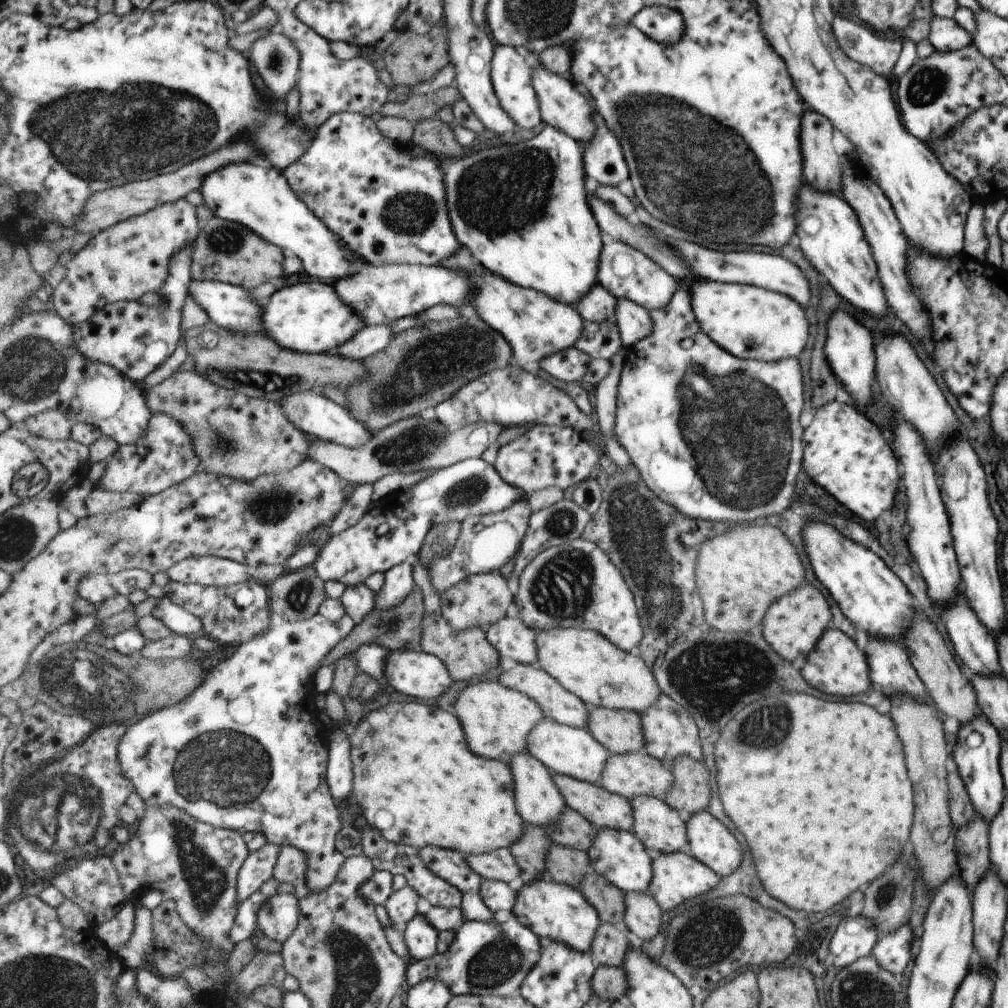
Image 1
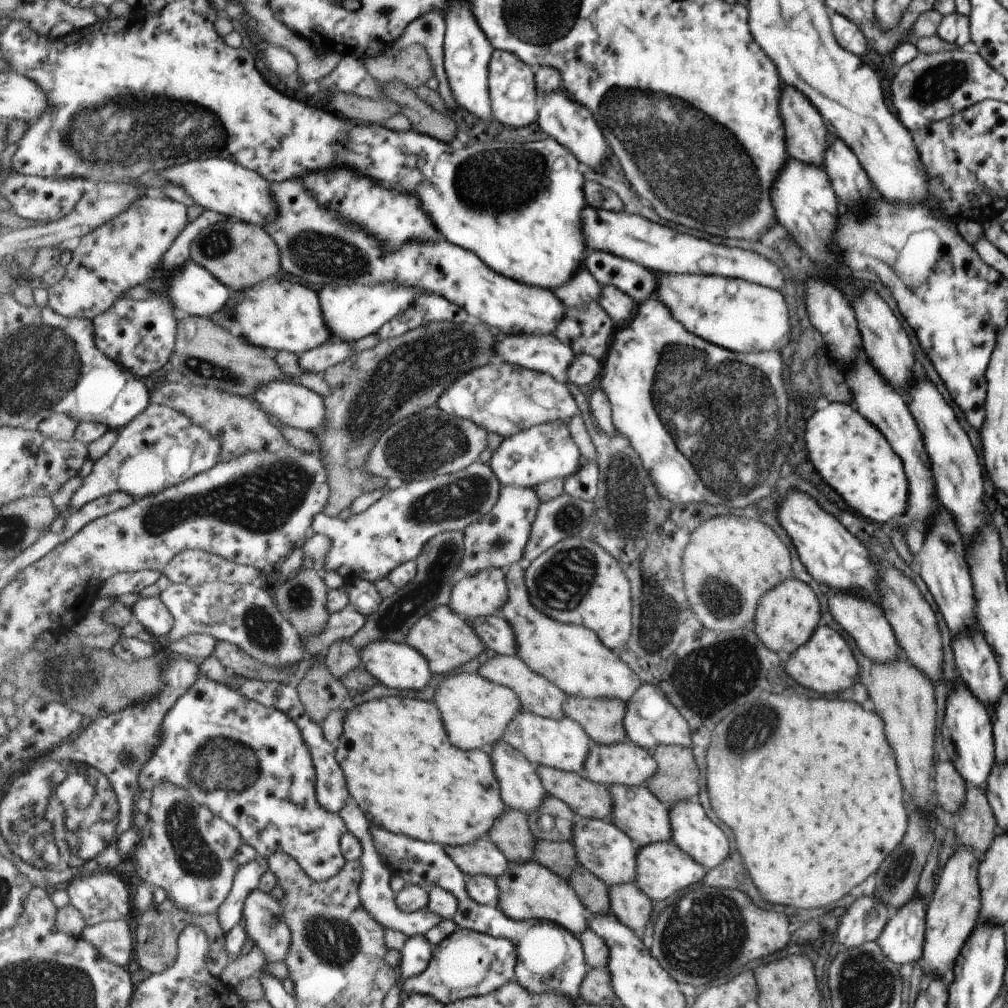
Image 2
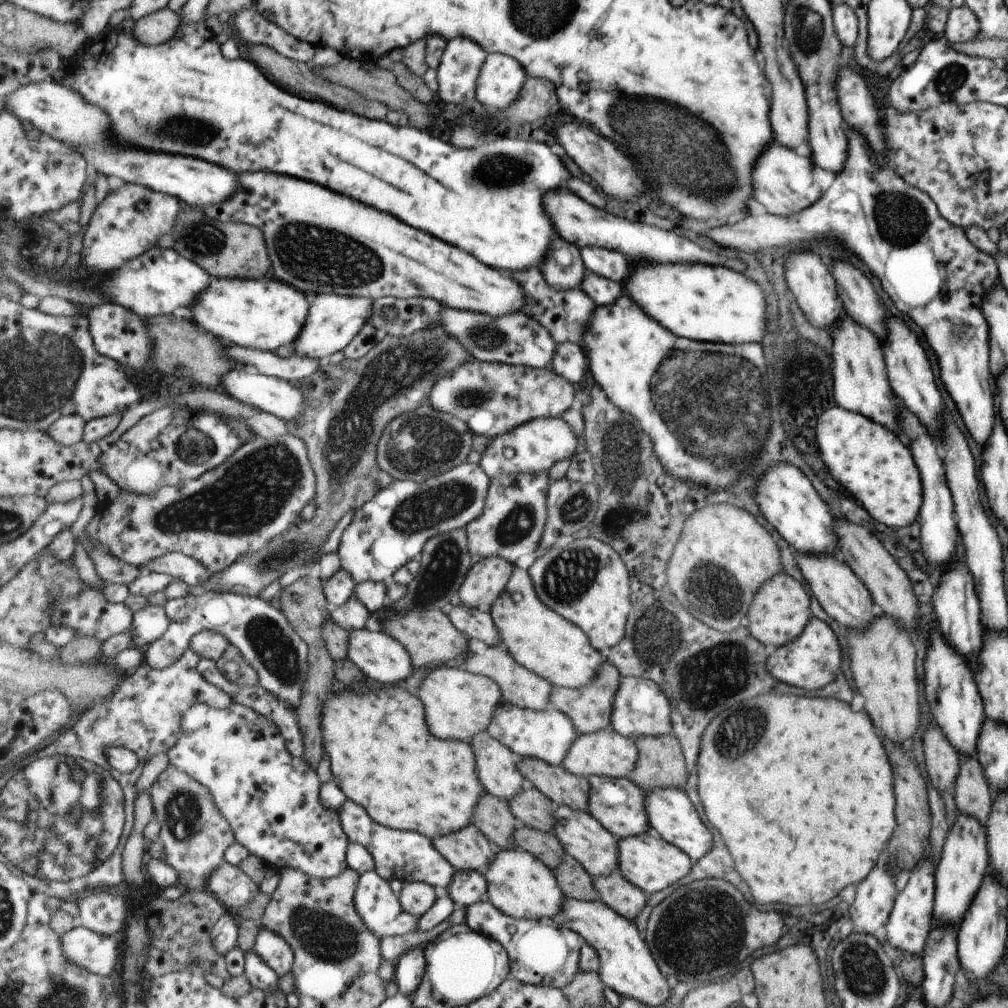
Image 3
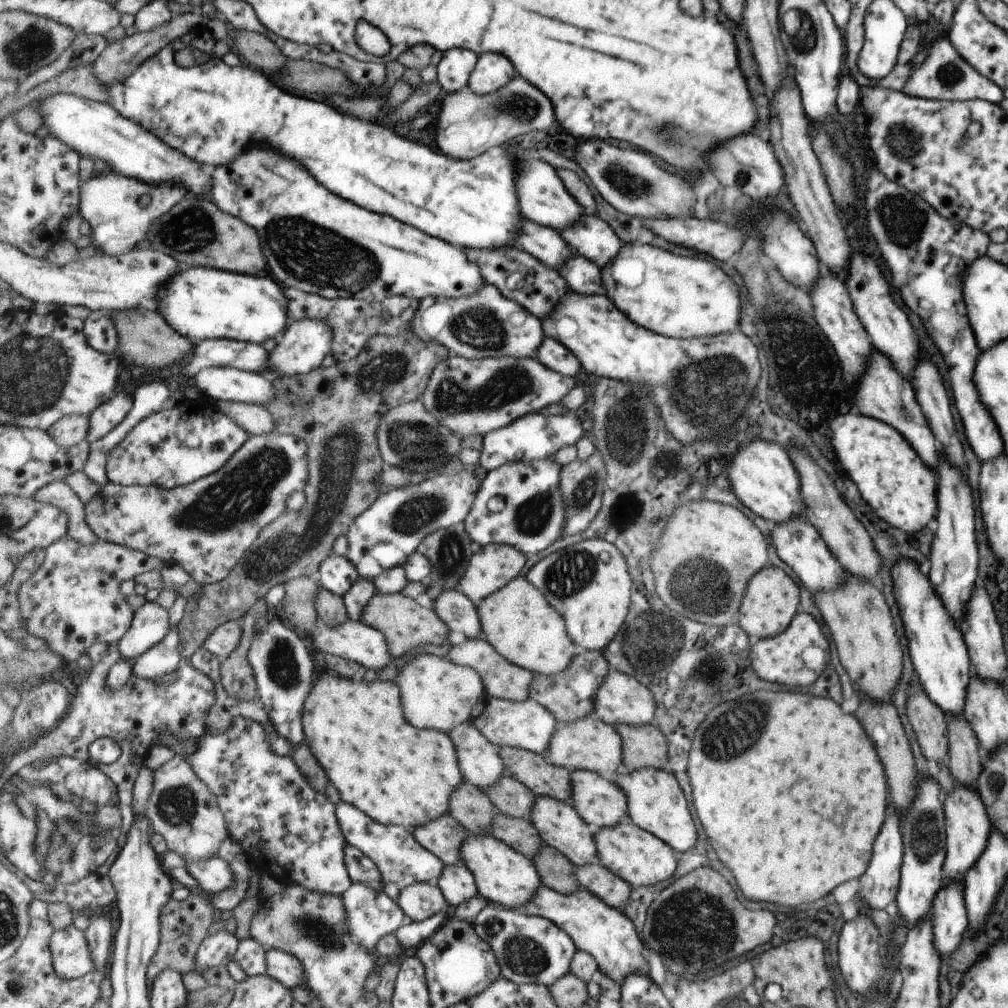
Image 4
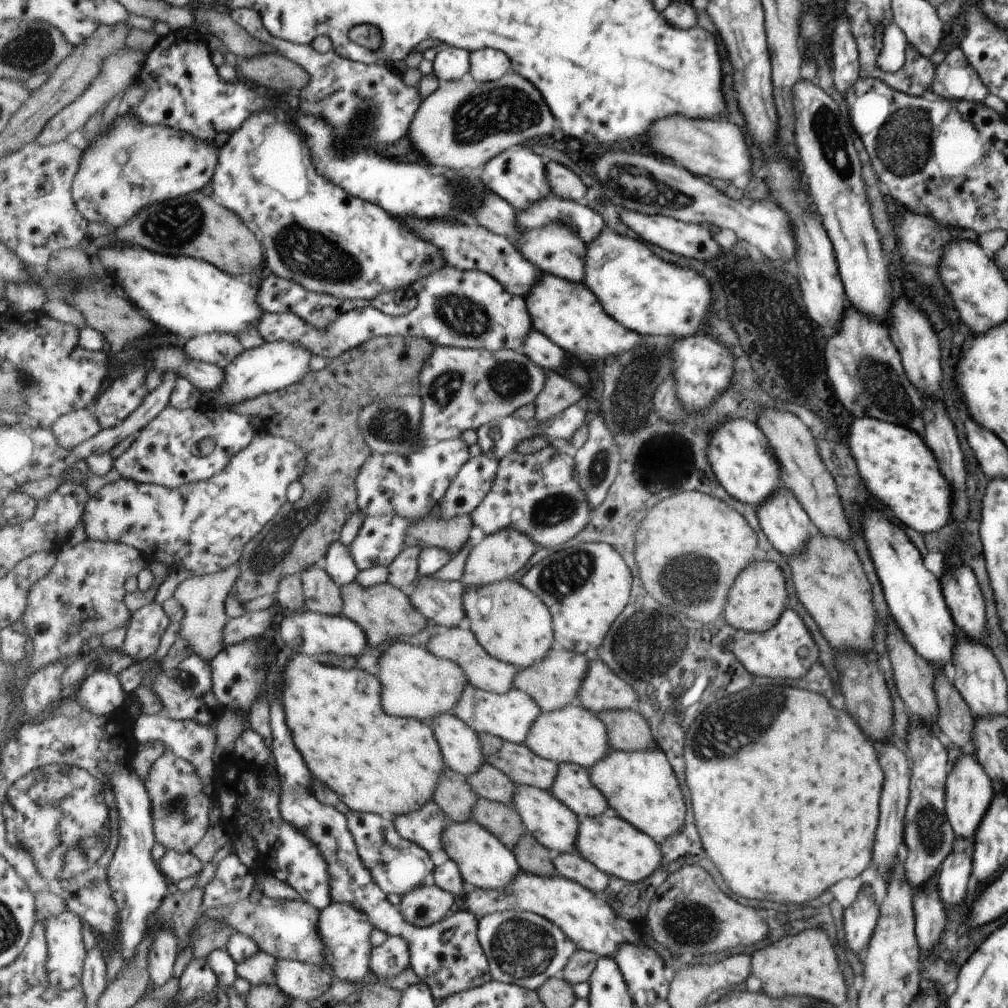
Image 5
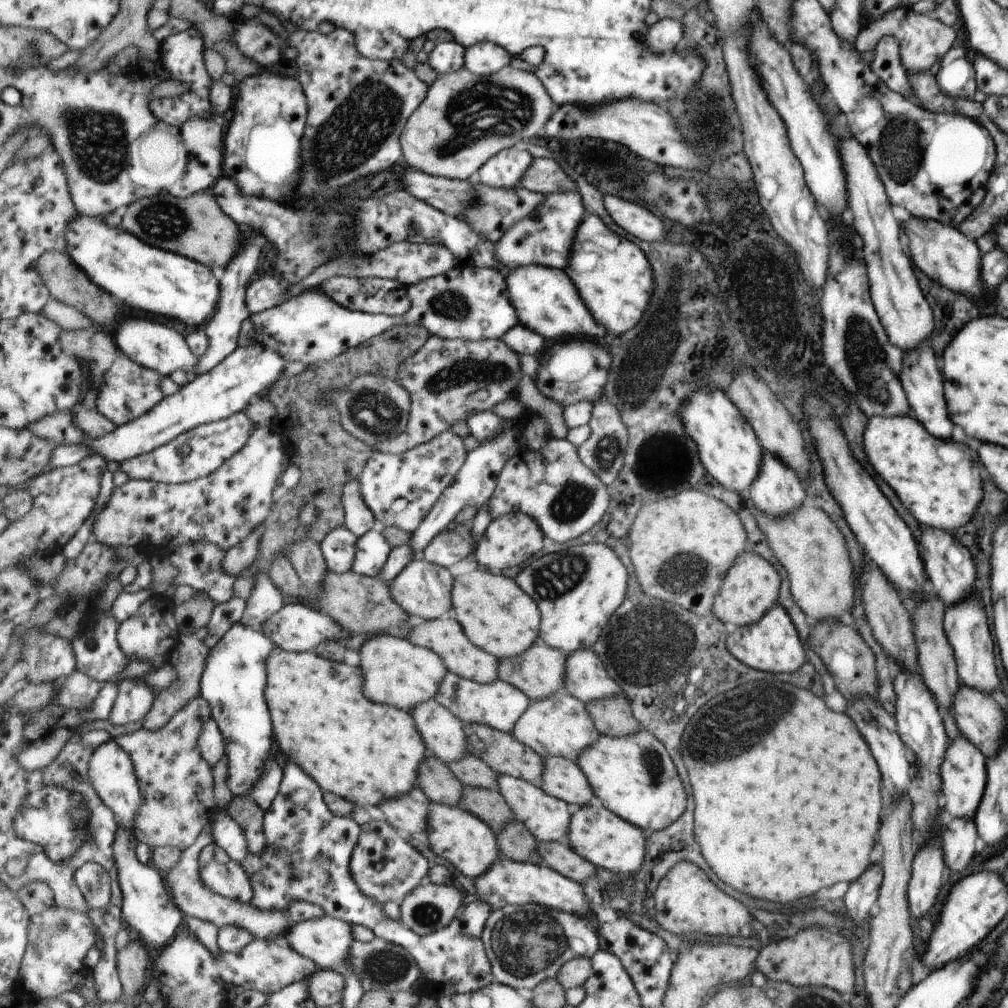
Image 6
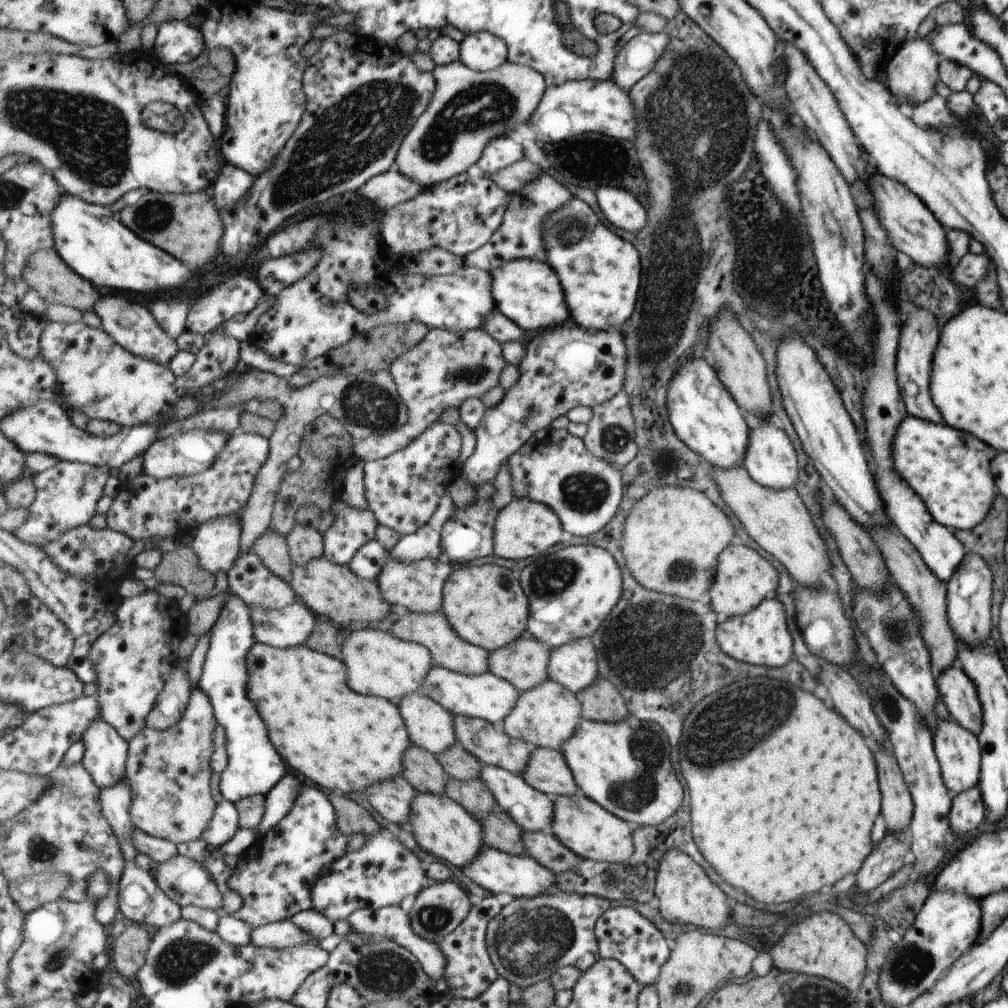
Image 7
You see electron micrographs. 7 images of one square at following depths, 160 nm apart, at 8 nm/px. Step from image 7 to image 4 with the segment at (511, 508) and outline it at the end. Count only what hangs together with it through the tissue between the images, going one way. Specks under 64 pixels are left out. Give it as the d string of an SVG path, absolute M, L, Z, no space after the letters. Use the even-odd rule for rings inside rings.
M507 544L476 548L459 589L479 604L512 583L523 572L527 560L523 552Z

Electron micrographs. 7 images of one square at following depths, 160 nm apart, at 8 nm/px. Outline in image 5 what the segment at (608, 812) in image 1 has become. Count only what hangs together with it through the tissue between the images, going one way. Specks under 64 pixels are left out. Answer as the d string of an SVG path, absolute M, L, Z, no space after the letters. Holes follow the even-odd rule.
M489 733L479 736L487 762L502 770L517 785L531 785L546 791L555 786L560 774L557 762L540 757L525 743L512 743Z

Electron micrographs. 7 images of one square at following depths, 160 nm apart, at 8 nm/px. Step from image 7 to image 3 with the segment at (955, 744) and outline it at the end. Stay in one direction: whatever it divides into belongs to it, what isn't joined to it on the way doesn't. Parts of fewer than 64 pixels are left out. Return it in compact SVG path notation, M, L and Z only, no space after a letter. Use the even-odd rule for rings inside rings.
M957 813L941 848L941 856L936 862L936 907L933 908L933 917L937 918L937 924L941 926L957 928L969 902L973 900L977 888L981 886L987 874L989 865L987 830L981 824L977 824L977 820L973 820L973 817Z

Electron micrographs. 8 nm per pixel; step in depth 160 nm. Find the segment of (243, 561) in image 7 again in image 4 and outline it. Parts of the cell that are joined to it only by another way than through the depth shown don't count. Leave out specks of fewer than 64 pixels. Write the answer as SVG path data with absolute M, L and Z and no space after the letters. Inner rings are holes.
M242 620L223 624L220 628L217 628L216 632L212 633L212 636L205 640L204 648L215 654L220 663L225 662L241 643L244 626Z

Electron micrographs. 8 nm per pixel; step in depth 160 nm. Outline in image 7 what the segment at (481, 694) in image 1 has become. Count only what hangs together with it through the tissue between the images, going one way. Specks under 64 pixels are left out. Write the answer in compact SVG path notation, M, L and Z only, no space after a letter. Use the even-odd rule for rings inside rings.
M370 627L353 631L342 642L341 660L348 666L349 688L353 688L355 692L361 692L363 695L385 697L396 705L399 705L405 695L421 691L424 680L435 666L432 652L424 644L401 640L391 630L385 631Z

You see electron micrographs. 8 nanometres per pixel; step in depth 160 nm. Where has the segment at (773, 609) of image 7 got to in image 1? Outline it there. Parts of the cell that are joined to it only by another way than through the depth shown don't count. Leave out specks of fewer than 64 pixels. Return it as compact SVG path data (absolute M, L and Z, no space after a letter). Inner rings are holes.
M828 628L821 633L815 646L809 652L804 664L799 670L803 680L817 688L819 692L825 692L829 696L855 696L861 694L869 688L871 680L867 678L867 665L865 664L866 656L855 648L855 644L845 633L837 629Z

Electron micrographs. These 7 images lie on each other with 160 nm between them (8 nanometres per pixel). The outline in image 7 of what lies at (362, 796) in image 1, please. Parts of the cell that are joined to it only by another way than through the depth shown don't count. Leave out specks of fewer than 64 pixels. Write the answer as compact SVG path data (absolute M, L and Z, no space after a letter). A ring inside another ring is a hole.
M257 642L250 648L248 659L248 695L249 698L256 704L257 710L261 712L261 716L267 724L269 738L273 743L273 746L277 749L277 752L285 758L285 762L289 764L291 770L307 776L309 780L313 780L313 785L319 786L323 789L331 790L332 792L340 792L348 796L350 792L367 792L369 787L376 786L377 783L384 782L387 779L395 779L397 775L401 775L404 771L404 754L405 751L411 747L412 738L409 736L407 724L404 717L401 714L400 708L393 701L387 700L385 697L378 697L373 695L363 695L353 692L345 678L347 678L348 666L336 657L332 657L330 654L313 650L306 644L291 648L282 649L274 647L262 642ZM291 696L299 696L299 706L295 708L295 704L291 706Z

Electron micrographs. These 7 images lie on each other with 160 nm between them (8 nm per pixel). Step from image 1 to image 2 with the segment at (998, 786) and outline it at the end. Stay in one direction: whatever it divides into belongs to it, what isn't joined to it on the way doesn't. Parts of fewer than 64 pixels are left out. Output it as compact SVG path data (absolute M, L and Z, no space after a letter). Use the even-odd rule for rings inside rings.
M959 678L955 680L951 692L947 694L947 698L943 698L942 703L945 712L941 724L941 738L946 752L945 759L955 766L957 772L961 772L961 776L965 776L965 784L985 791L985 782L993 766L993 742L987 710Z

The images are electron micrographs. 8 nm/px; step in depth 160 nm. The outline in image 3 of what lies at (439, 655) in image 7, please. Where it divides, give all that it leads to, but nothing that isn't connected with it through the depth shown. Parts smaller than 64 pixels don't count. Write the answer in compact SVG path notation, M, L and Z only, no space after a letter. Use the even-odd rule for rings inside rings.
M505 646L488 647L483 654L469 652L465 661L464 666L469 672L487 676L491 680L495 680L497 685L501 686L501 690L503 690L505 696L505 702L535 712L543 712L543 710L547 710L551 706L553 691L556 690L554 685L544 680L541 676L530 672L521 664L518 664L516 658L508 652Z

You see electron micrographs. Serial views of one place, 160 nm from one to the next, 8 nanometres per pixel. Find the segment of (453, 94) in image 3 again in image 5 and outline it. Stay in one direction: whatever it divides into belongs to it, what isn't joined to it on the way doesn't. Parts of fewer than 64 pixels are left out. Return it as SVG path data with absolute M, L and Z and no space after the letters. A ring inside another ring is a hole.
M438 48L434 60L434 73L442 82L448 80L461 80L467 73L471 72L472 58L470 52L461 48Z

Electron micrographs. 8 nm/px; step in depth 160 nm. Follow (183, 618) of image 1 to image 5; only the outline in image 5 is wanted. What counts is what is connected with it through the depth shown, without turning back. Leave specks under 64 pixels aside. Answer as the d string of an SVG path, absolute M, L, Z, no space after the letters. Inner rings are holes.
M153 601L137 609L130 618L122 648L136 661L147 661L159 650L161 636L171 626L161 604Z

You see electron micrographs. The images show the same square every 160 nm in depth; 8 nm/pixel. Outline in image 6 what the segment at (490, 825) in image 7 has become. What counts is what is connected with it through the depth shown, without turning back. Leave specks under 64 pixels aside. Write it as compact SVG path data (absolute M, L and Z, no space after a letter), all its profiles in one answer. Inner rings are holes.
M514 820L498 836L500 850L504 857L535 865L544 864L540 842L520 821Z

